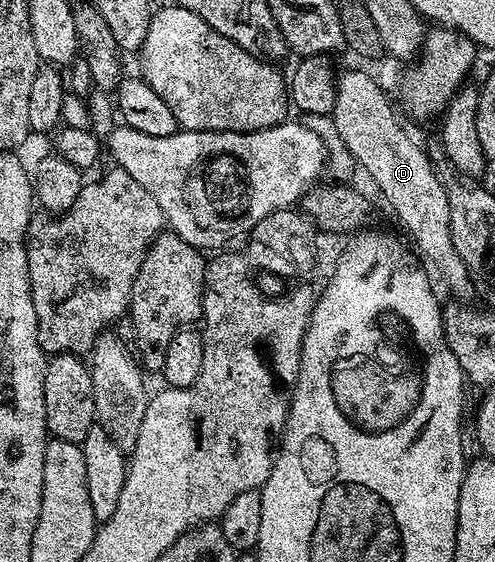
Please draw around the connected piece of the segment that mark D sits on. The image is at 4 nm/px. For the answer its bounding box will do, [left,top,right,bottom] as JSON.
[332,69,474,302]

